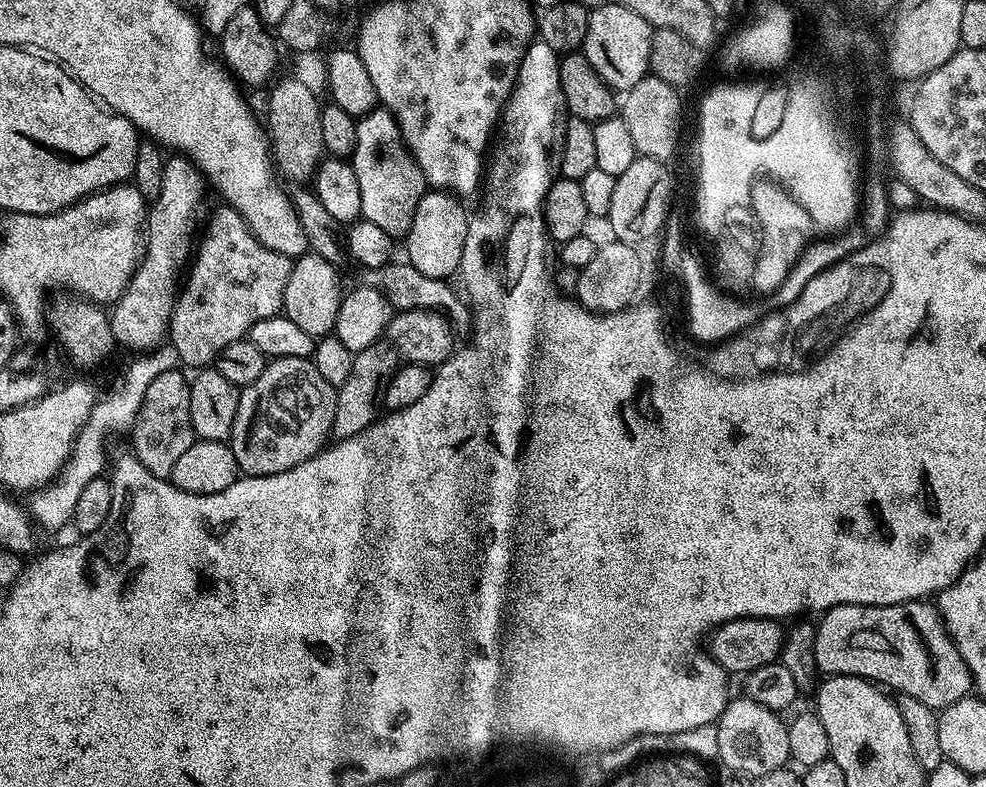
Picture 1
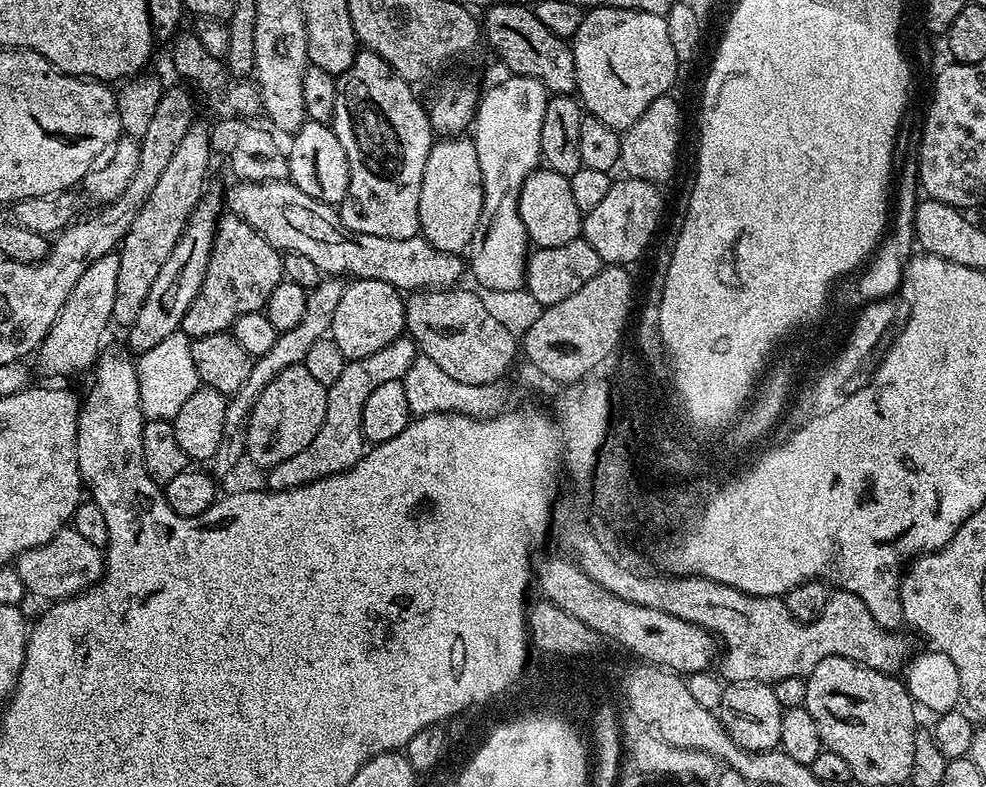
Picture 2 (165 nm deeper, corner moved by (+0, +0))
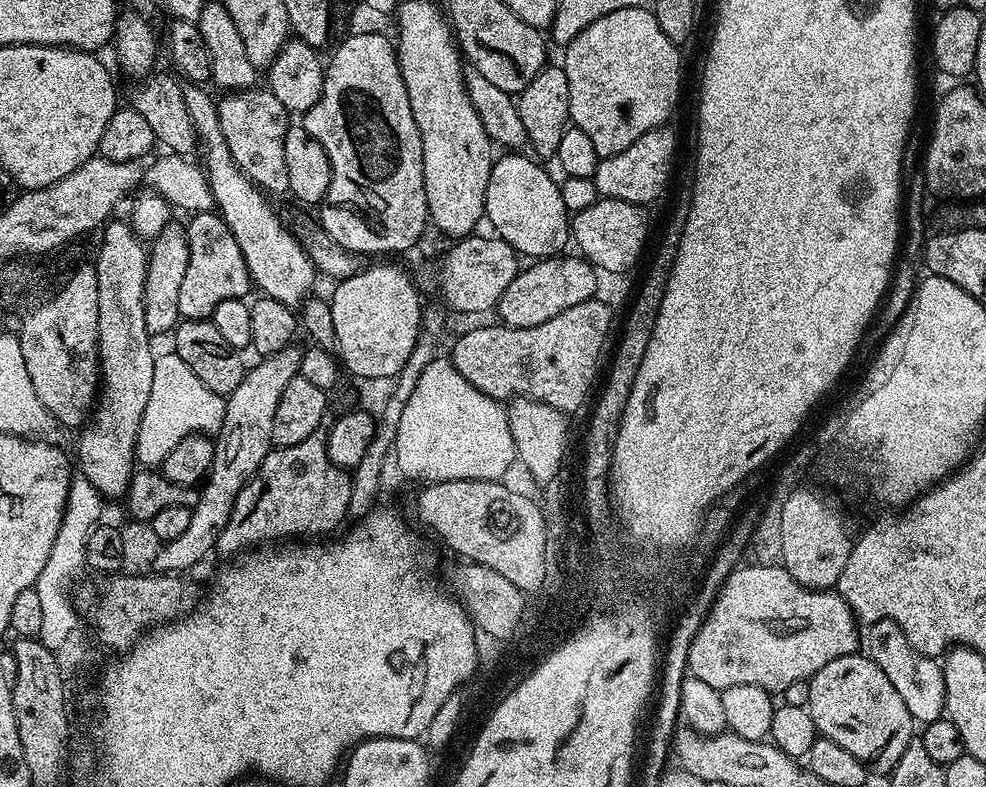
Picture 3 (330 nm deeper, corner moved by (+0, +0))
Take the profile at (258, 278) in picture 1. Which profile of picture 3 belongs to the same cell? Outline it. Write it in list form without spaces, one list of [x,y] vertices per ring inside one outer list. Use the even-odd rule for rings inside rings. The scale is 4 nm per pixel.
[[[201,210],[186,224],[188,238],[188,265],[186,278],[178,290],[178,310],[185,320],[206,320],[227,300],[244,300],[248,288],[253,287],[242,250],[223,218],[212,210]]]

